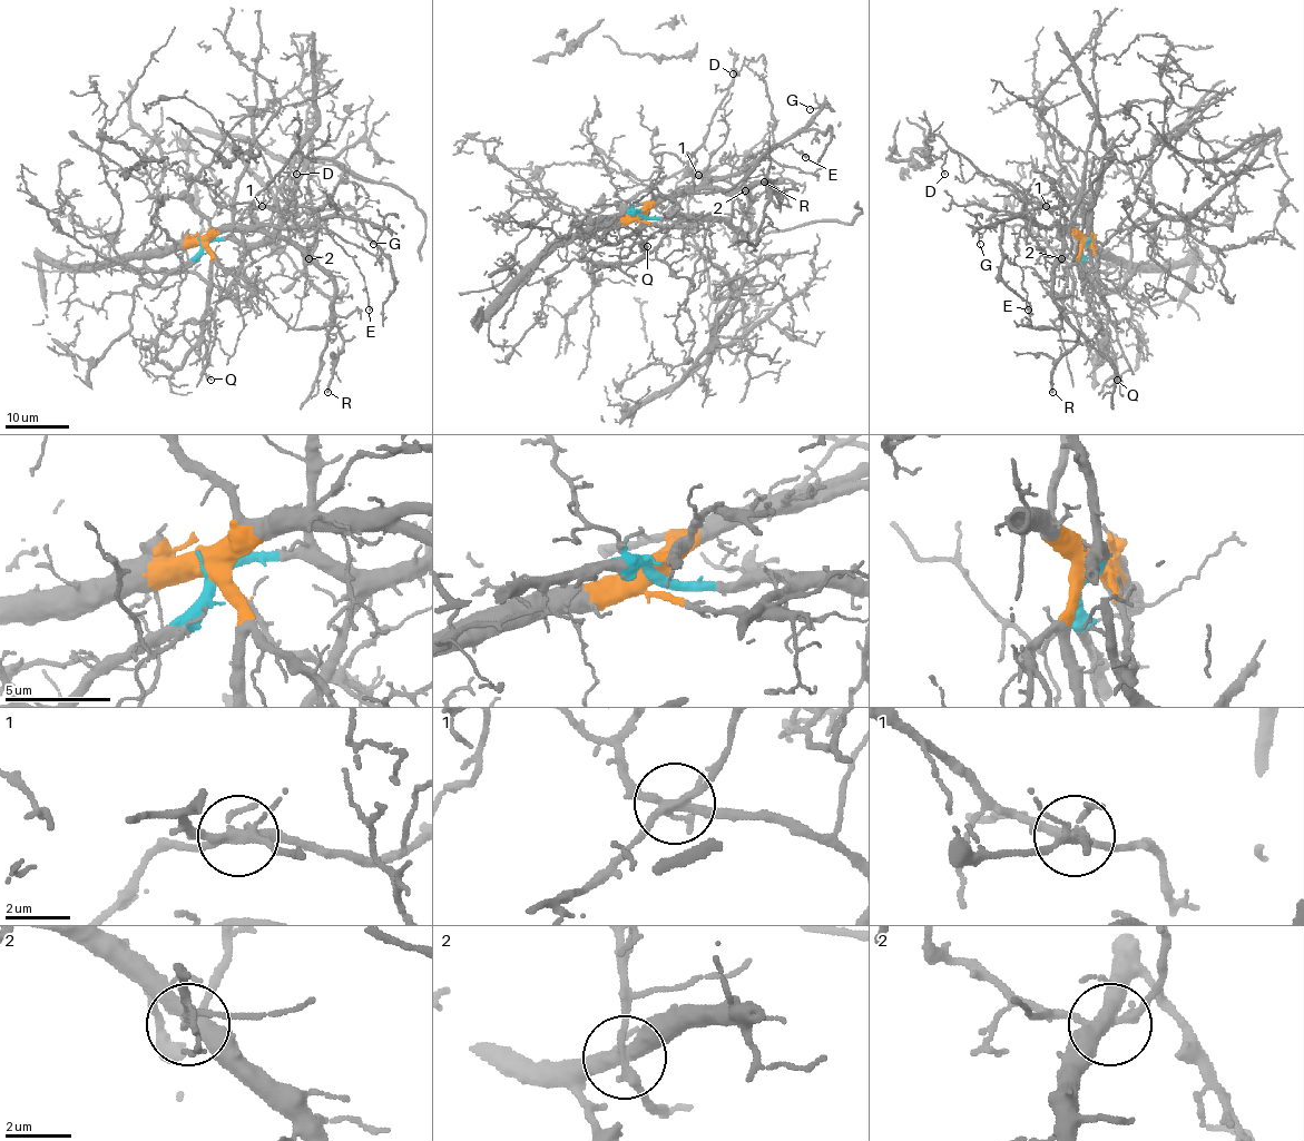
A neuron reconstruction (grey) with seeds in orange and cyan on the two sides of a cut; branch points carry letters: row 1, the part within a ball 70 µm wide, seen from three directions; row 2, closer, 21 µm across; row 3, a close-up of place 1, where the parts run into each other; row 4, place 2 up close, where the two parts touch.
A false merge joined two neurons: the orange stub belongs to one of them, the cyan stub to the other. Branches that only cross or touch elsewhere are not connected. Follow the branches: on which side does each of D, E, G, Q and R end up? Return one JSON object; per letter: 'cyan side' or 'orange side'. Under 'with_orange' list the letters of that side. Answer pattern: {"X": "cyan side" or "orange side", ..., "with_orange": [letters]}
{"D": "cyan side", "E": "cyan side", "G": "orange side", "Q": "orange side", "R": "orange side", "with_orange": ["G", "Q", "R"]}

